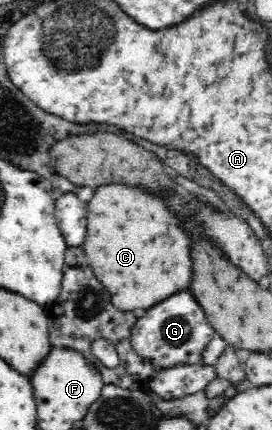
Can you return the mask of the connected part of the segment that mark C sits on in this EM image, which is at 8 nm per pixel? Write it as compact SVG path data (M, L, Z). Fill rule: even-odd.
M120 185L100 187L88 203L88 235L82 247L90 269L120 311L143 312L188 287L188 239L164 205L142 191Z

